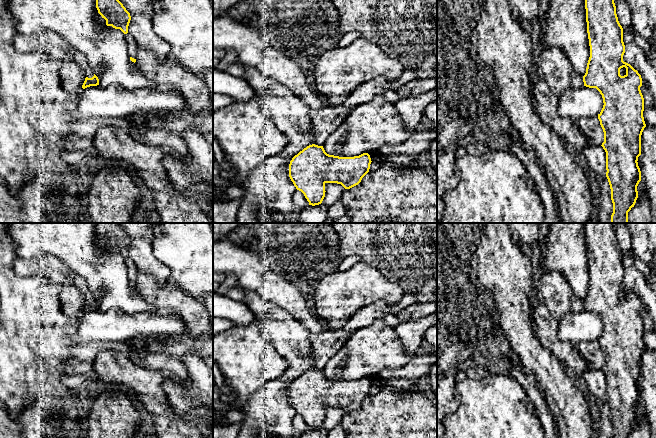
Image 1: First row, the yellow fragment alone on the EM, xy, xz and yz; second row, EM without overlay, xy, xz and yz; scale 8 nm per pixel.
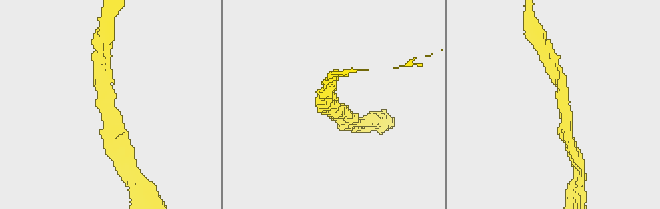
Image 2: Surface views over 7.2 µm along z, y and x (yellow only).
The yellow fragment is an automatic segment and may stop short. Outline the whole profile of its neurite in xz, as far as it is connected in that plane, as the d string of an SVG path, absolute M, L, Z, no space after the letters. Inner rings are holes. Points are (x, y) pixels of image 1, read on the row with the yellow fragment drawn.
M312 144L292 158L289 164L289 177L296 189L304 194L309 205L315 206L321 204L325 197L326 183L337 183L345 189L350 189L358 185L369 172L371 162L368 153L354 157L339 157L327 154L323 146Z

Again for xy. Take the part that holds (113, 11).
M96 0L96 8L106 20L107 26L120 29L124 34L128 33L131 16L119 0Z

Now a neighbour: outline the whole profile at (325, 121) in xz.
M379 76L357 86L340 105L328 104L322 109L310 109L308 115L313 126L315 139L313 144L323 146L327 137L342 124L357 106L369 102L376 95L382 95L386 90L391 89L394 82Z

